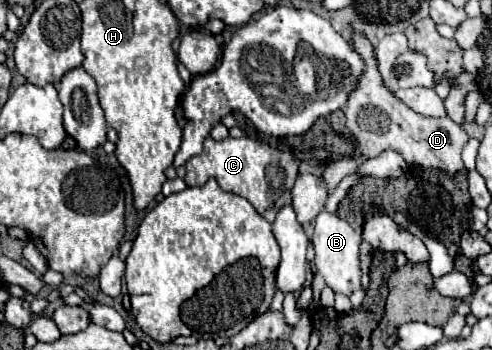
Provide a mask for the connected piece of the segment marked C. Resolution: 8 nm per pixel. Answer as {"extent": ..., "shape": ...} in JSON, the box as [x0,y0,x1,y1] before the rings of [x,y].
{"extent":[185,137,299,213],"shape":[[[207,137],[203,143],[203,151],[191,157],[185,163],[185,169],[187,169],[185,183],[189,187],[203,185],[209,177],[213,177],[217,179],[221,189],[245,197],[259,213],[263,213],[265,209],[273,207],[273,203],[281,193],[293,187],[299,161],[295,159],[293,153],[269,147],[267,143],[257,139],[227,137],[223,141],[213,141],[211,137]]]}

